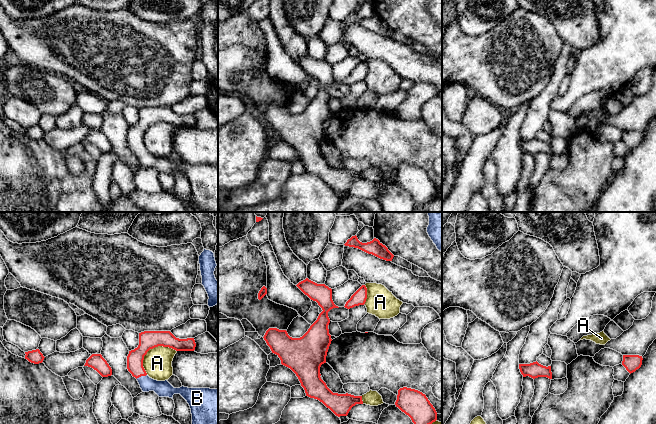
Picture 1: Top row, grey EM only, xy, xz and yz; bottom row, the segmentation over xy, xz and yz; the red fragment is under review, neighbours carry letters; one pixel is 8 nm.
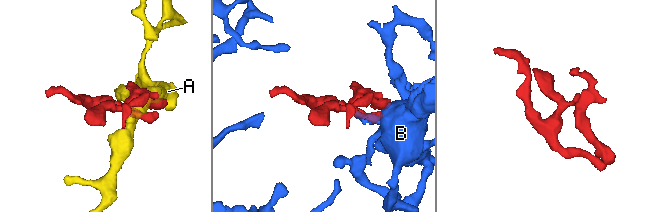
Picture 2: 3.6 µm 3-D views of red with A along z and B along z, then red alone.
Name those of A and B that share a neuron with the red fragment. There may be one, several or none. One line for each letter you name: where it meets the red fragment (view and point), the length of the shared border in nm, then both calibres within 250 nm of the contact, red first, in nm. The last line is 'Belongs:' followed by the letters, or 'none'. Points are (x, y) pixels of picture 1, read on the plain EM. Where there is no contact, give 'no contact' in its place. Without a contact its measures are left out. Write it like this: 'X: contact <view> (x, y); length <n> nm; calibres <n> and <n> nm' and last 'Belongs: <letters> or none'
B: contact xy (141, 151); length 90 nm; calibres 130 and 130 nm
Belongs: B

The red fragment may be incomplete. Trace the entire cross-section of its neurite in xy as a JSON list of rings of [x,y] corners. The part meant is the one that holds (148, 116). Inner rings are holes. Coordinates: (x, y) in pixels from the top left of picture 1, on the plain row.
[[[170,107],[141,108],[138,123],[129,127],[127,132],[128,147],[137,155],[143,168],[154,167],[159,173],[172,175],[174,170],[180,170],[190,182],[192,203],[202,212],[218,212],[218,165],[174,164],[167,156],[150,154],[143,143],[144,132],[158,122],[176,127],[194,127],[196,119],[194,114],[176,114]]]

